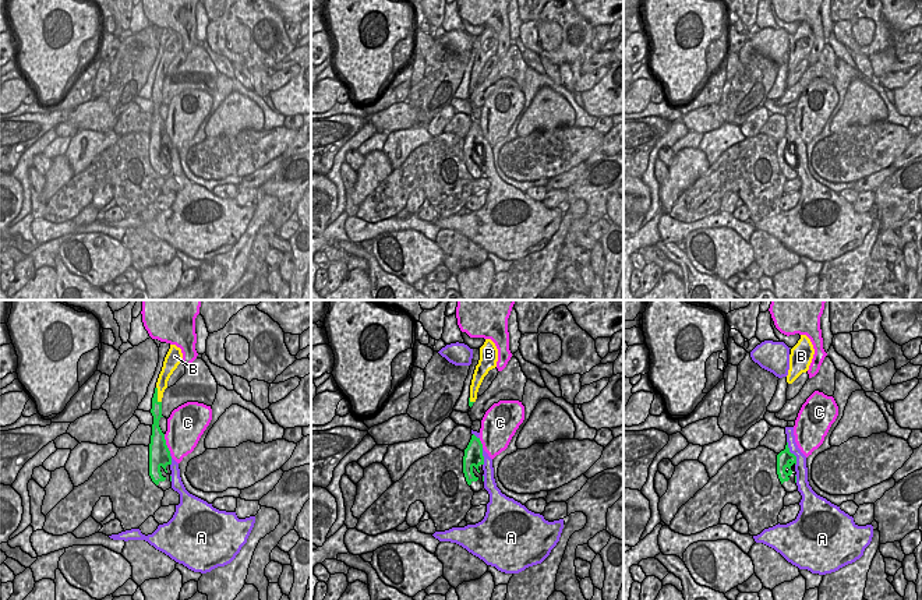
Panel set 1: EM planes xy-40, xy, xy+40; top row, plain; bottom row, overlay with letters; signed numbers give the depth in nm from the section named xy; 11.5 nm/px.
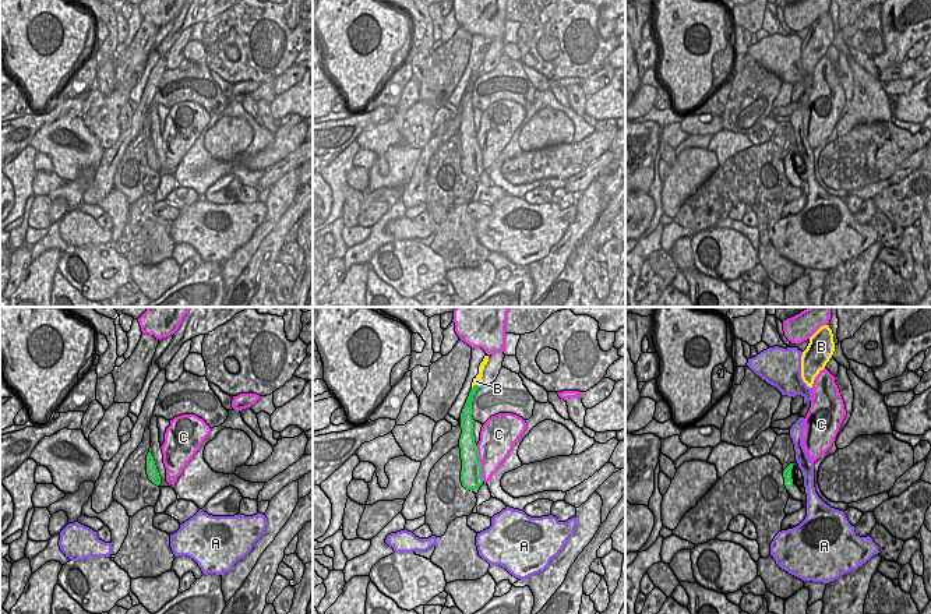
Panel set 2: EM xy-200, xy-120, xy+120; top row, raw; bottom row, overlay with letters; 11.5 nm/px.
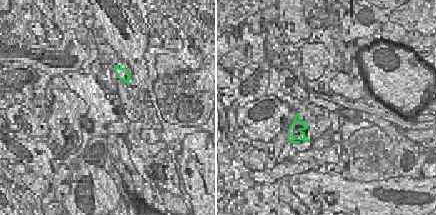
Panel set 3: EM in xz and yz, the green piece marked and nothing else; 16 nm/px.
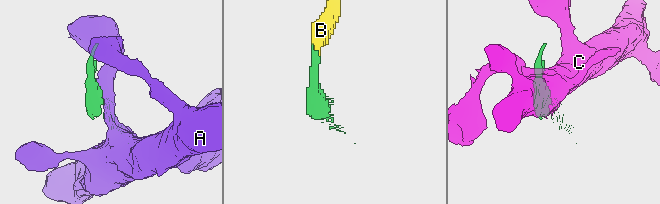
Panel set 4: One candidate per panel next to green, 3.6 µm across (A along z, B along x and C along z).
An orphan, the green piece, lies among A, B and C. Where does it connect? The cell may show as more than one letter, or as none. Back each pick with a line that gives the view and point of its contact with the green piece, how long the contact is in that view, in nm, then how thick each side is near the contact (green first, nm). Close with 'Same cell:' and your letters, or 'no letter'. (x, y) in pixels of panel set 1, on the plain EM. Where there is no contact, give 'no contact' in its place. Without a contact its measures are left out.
B: contact xy-40 (156, 83); length 200 nm; calibres 130 and 130 nm
Same cell: B

